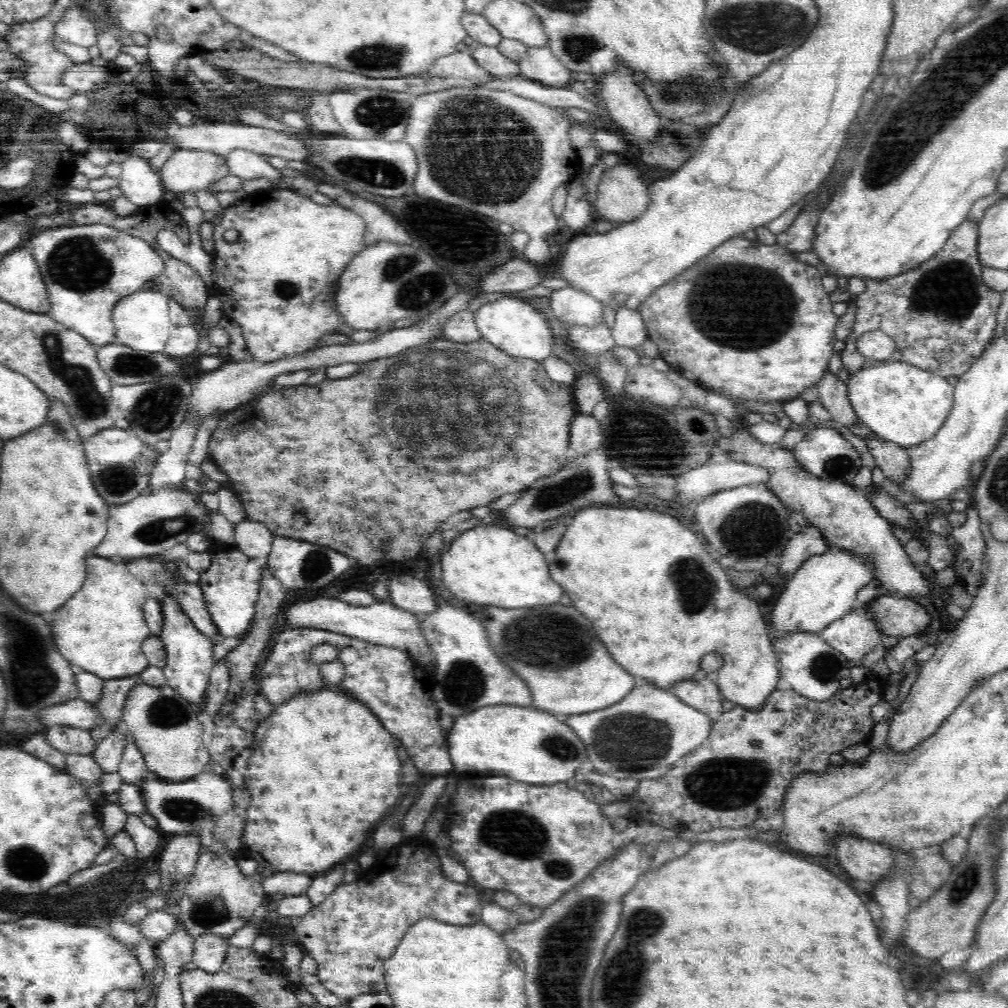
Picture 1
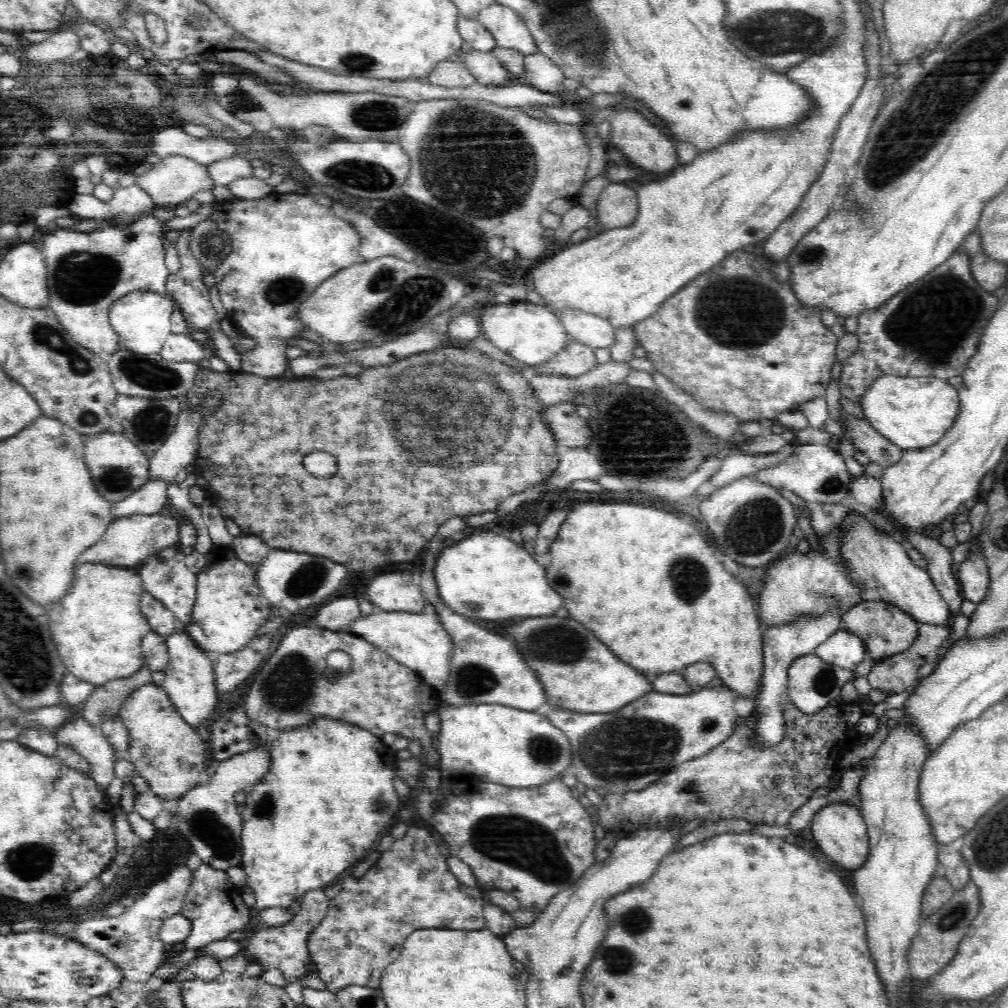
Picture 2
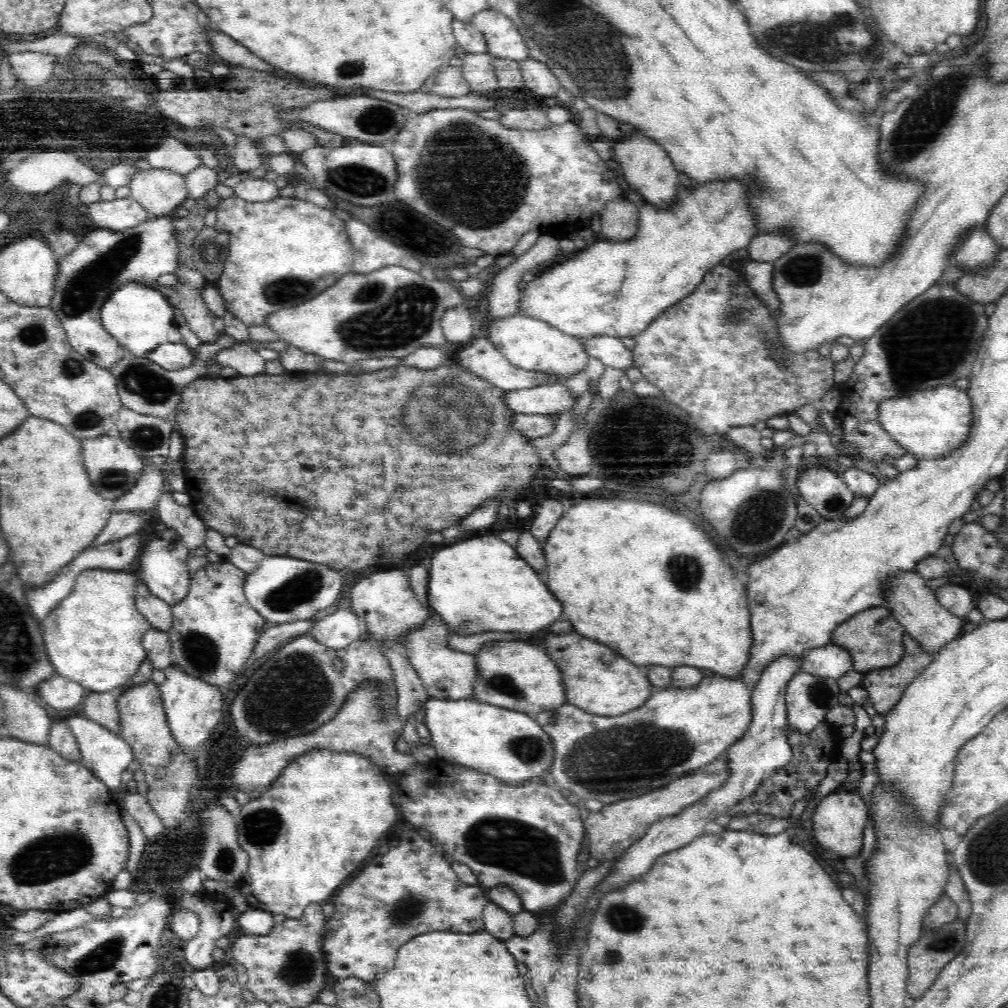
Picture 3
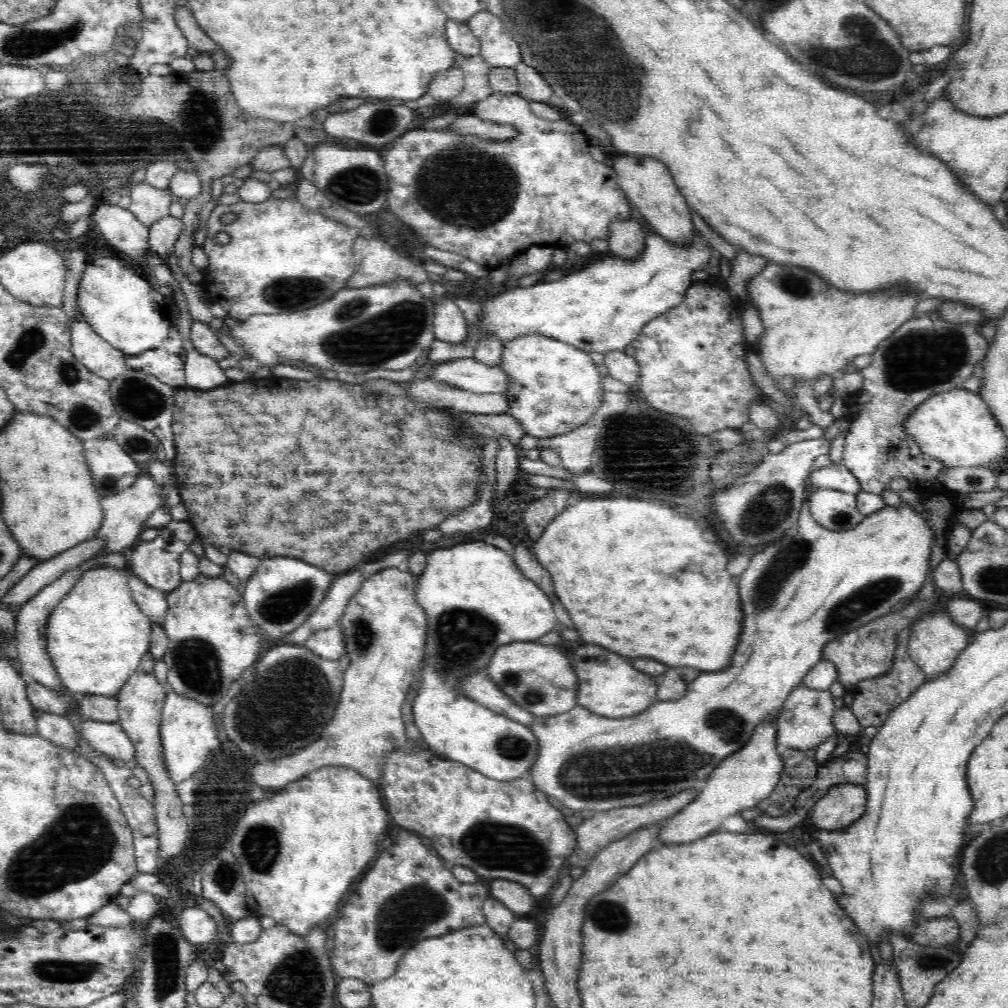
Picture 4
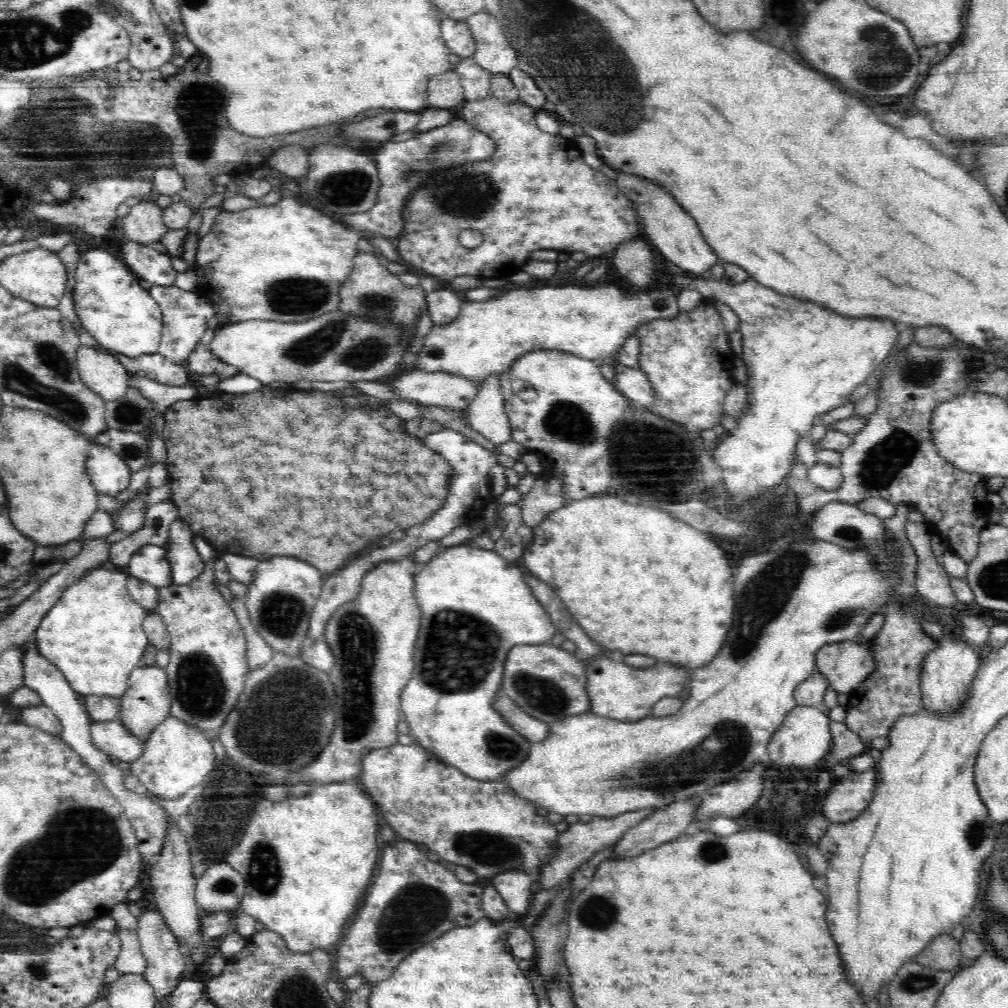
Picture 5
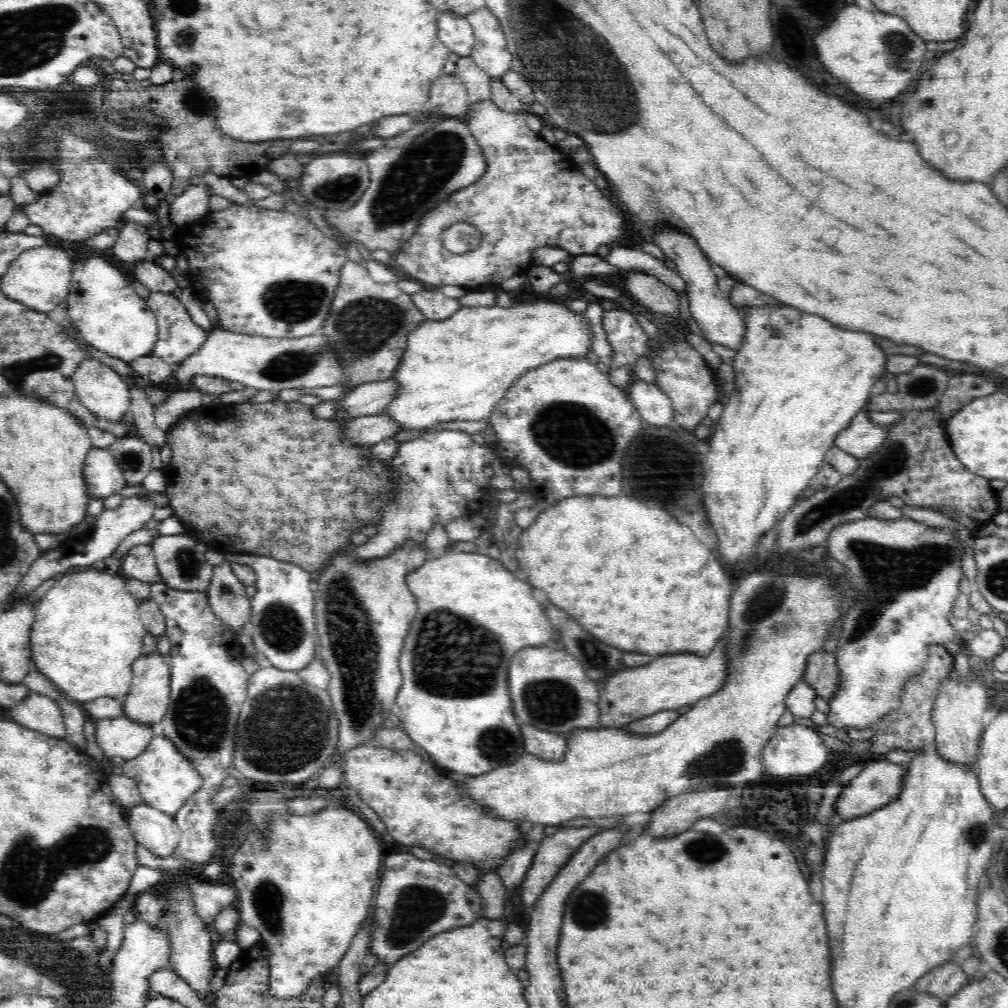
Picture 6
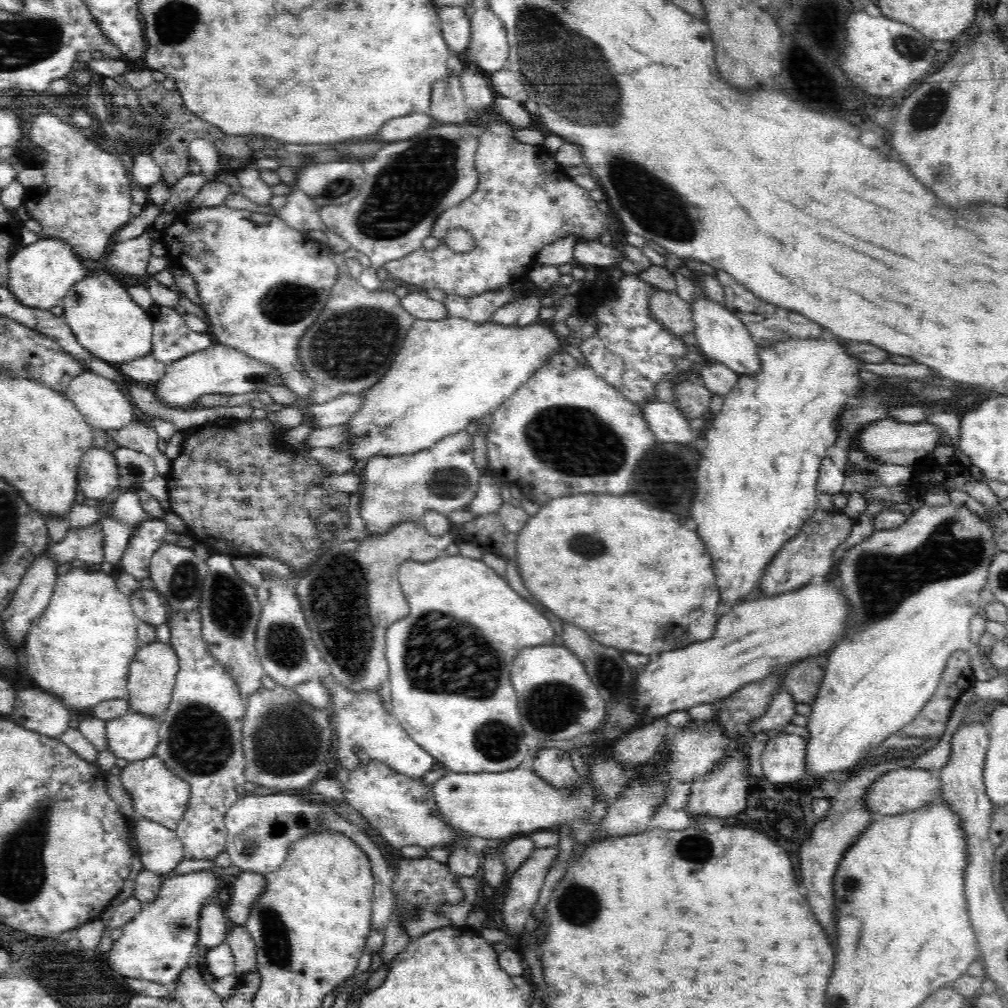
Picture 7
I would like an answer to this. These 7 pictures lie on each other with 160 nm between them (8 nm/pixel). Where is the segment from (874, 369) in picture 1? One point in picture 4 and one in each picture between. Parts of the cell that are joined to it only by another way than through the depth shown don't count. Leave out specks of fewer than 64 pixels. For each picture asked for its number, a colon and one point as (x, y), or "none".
2: (913, 411)
3: (929, 422)
4: (955, 427)

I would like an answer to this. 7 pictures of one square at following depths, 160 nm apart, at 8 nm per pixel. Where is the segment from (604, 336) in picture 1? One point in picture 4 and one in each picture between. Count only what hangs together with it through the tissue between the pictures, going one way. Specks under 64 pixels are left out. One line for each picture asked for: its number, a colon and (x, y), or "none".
2: (577, 358)
3: (482, 356)
4: (470, 374)

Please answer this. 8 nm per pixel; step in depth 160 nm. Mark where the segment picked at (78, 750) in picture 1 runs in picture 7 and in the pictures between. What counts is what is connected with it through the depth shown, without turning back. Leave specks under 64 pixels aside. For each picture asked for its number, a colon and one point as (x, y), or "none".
2: (85, 739)
3: (105, 753)
4: (107, 740)
5: (112, 737)
6: (118, 737)
7: (134, 736)

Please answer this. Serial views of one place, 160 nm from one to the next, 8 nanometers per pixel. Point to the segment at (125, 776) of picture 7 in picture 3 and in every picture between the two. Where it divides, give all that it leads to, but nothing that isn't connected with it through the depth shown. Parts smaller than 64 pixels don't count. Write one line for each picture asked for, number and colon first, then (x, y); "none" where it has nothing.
3: (194, 707)
4: (188, 734)
5: (177, 757)
6: (166, 778)

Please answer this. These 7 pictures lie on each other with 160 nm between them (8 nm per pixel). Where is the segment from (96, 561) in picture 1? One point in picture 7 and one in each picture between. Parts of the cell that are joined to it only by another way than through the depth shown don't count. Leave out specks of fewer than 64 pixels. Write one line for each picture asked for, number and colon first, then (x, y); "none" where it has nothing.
2: (98, 630)
3: (93, 637)
4: (96, 635)
5: (93, 633)
6: (88, 630)
7: (80, 648)

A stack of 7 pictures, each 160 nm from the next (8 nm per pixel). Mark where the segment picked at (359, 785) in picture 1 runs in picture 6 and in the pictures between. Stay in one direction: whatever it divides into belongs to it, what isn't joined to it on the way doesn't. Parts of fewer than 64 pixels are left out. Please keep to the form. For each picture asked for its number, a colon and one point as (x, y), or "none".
2: (328, 792)
3: (320, 820)
4: (300, 851)
5: (306, 862)
6: (306, 886)

